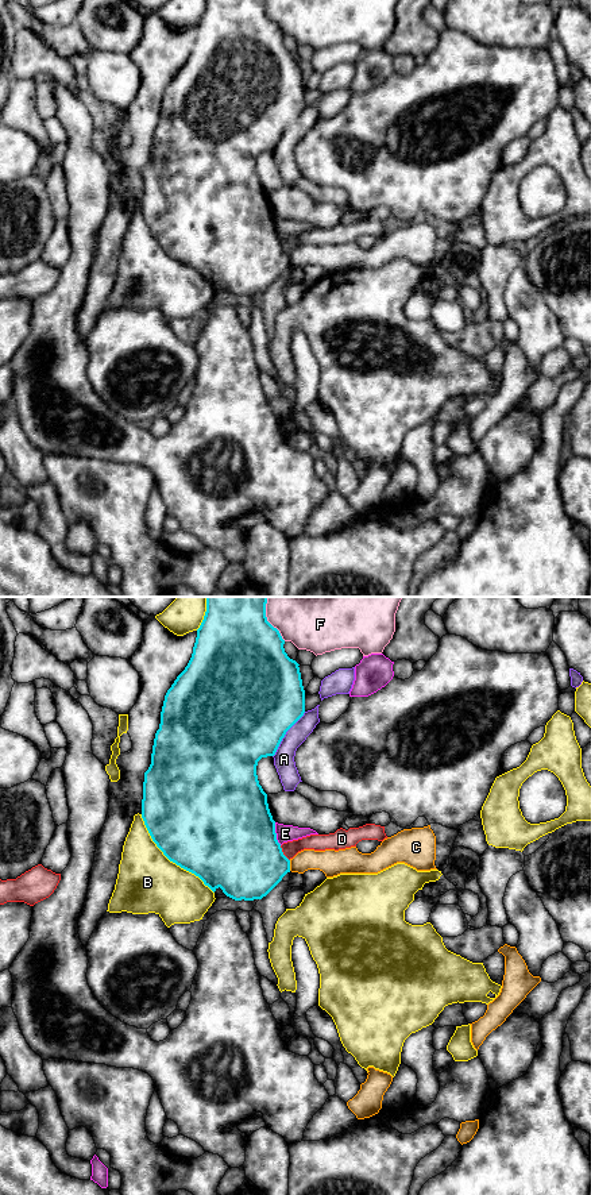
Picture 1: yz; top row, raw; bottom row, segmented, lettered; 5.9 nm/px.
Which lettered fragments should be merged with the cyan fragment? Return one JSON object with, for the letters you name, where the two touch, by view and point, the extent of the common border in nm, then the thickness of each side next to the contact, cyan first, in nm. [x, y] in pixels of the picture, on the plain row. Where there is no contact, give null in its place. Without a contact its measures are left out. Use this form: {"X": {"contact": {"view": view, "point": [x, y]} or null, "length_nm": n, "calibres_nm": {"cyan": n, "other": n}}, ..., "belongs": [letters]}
{"belongs": []}

